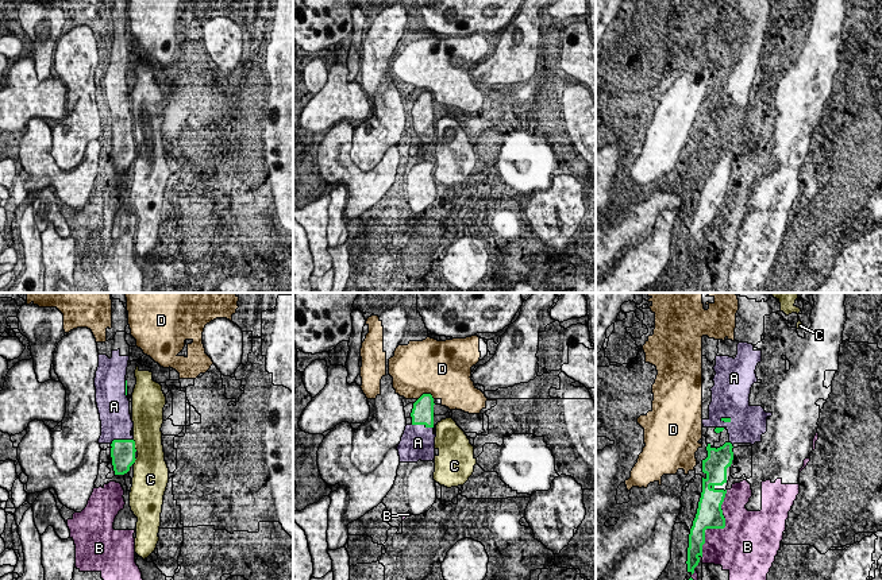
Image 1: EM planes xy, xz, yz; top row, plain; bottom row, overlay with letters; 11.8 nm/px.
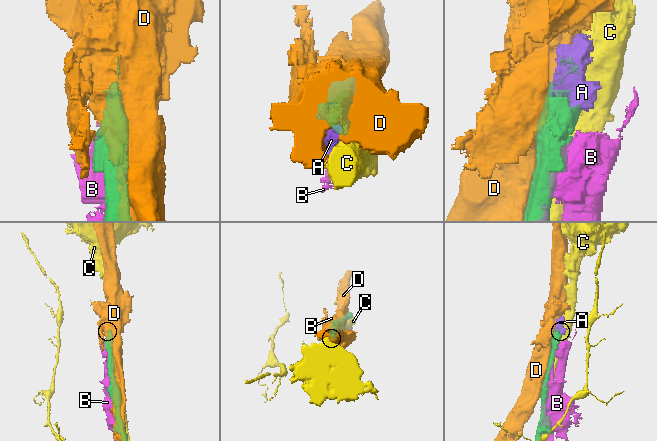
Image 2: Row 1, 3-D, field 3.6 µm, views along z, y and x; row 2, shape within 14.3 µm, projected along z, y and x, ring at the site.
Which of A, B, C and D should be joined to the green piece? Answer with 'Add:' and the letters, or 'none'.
Add: A

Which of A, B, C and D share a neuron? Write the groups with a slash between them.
A / B / C / D

